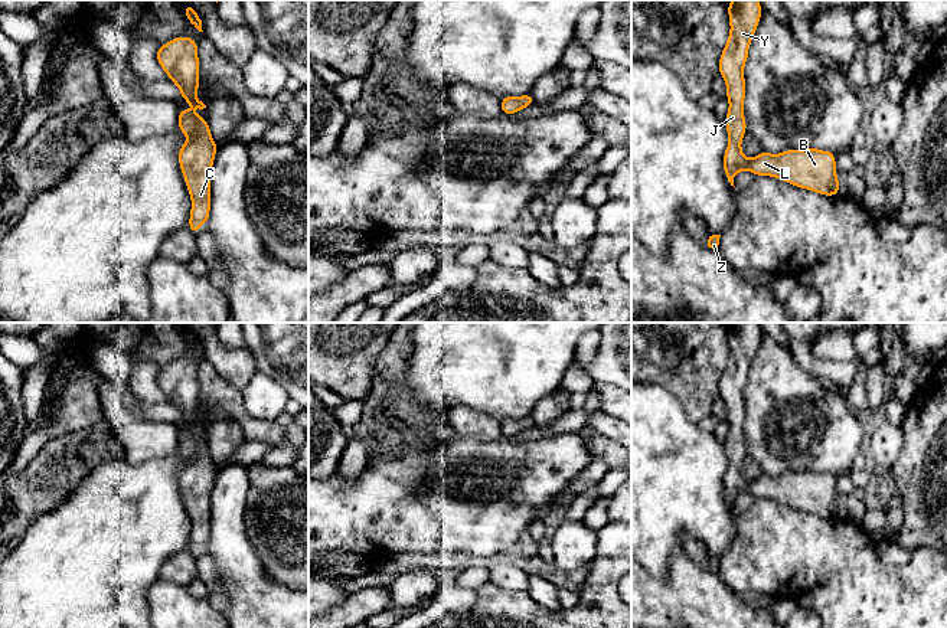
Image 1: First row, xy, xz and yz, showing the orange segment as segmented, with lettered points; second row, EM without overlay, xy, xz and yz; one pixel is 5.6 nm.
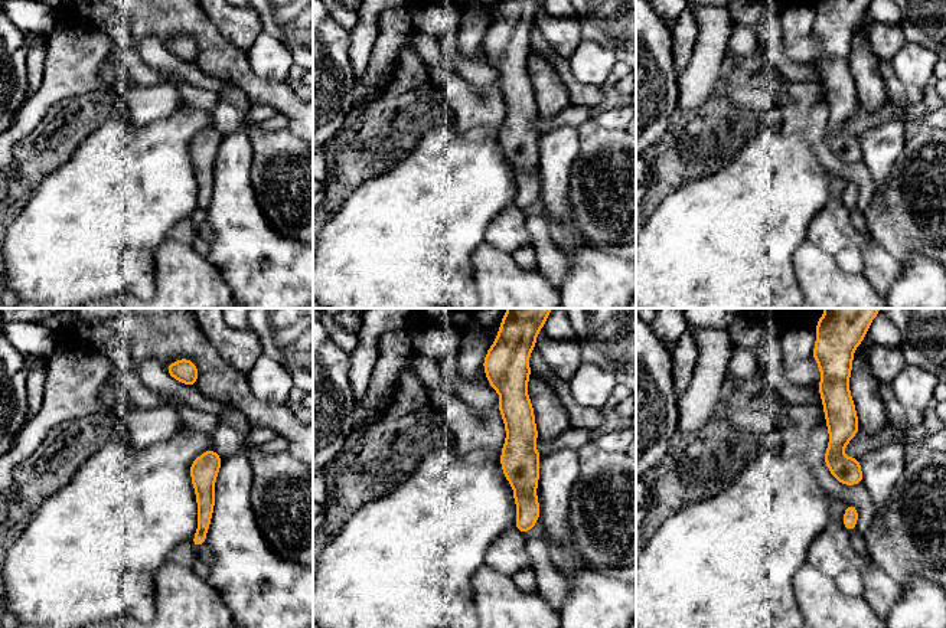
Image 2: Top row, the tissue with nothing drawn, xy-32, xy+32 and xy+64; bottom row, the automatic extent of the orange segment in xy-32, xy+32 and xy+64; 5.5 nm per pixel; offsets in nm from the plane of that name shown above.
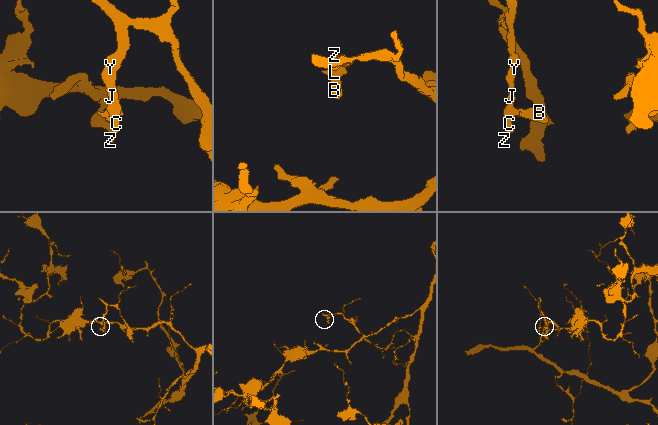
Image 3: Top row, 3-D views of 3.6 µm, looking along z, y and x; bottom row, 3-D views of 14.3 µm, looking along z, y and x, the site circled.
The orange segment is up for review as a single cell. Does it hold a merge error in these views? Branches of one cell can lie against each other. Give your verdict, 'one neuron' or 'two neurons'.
one neuron

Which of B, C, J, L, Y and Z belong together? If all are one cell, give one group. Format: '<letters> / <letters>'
B C J L Y Z

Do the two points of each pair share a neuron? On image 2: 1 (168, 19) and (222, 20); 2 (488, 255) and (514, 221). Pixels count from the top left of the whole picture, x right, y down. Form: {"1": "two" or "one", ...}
{"1": "two", "2": "two"}

